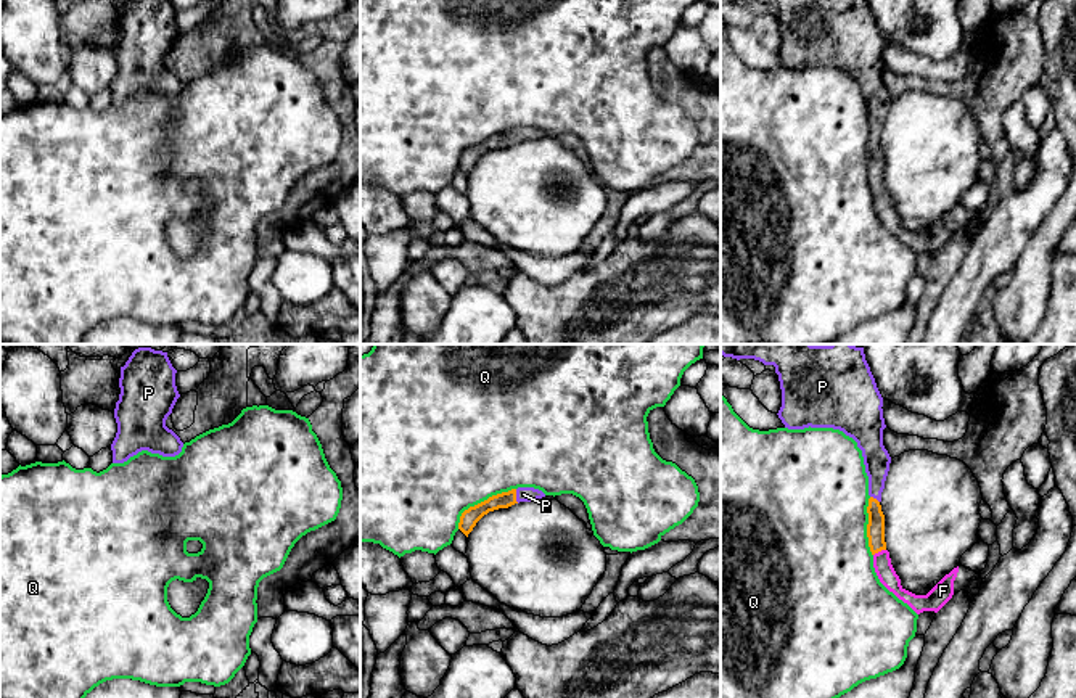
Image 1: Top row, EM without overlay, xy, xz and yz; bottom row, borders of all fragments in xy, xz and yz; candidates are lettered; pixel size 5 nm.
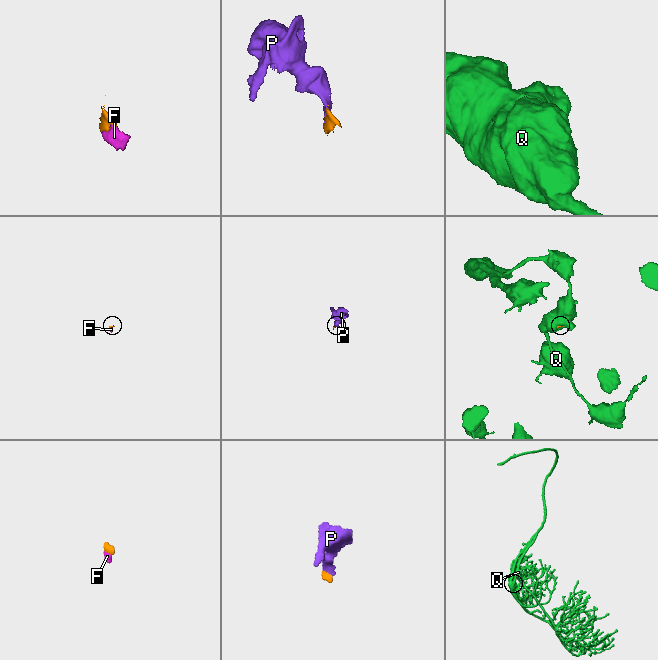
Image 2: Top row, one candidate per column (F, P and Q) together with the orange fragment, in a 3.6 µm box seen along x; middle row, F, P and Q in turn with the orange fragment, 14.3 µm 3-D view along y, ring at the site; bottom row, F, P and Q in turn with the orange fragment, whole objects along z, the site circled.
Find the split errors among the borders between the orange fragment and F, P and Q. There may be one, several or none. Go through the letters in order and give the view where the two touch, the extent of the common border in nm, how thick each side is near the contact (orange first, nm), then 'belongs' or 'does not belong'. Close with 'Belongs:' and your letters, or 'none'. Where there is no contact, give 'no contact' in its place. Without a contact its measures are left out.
F: contact in yz; length 70 nm; calibres 100 and 90 nm; belongs
P: contact in xz; length 70 nm; calibres 90 and 80 nm; belongs
Q: contact in xz; length 360 nm; calibres 90 and 500 nm; does not belong
Belongs: F, P

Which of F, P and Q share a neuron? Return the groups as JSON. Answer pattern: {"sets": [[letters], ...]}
{"sets": [["F", "P"], ["Q"]]}

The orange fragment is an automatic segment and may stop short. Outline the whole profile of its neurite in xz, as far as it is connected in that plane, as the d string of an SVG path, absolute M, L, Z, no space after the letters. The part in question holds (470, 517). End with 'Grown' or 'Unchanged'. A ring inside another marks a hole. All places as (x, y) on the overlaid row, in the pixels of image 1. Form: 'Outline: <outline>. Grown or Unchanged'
Outline: M518 487L508 492L492 495L487 500L465 510L460 516L458 529L468 537L468 534L476 526L476 523L489 511L494 511L499 508L508 508L515 503L531 502L542 497L545 497L545 494L534 487Z. Grown

